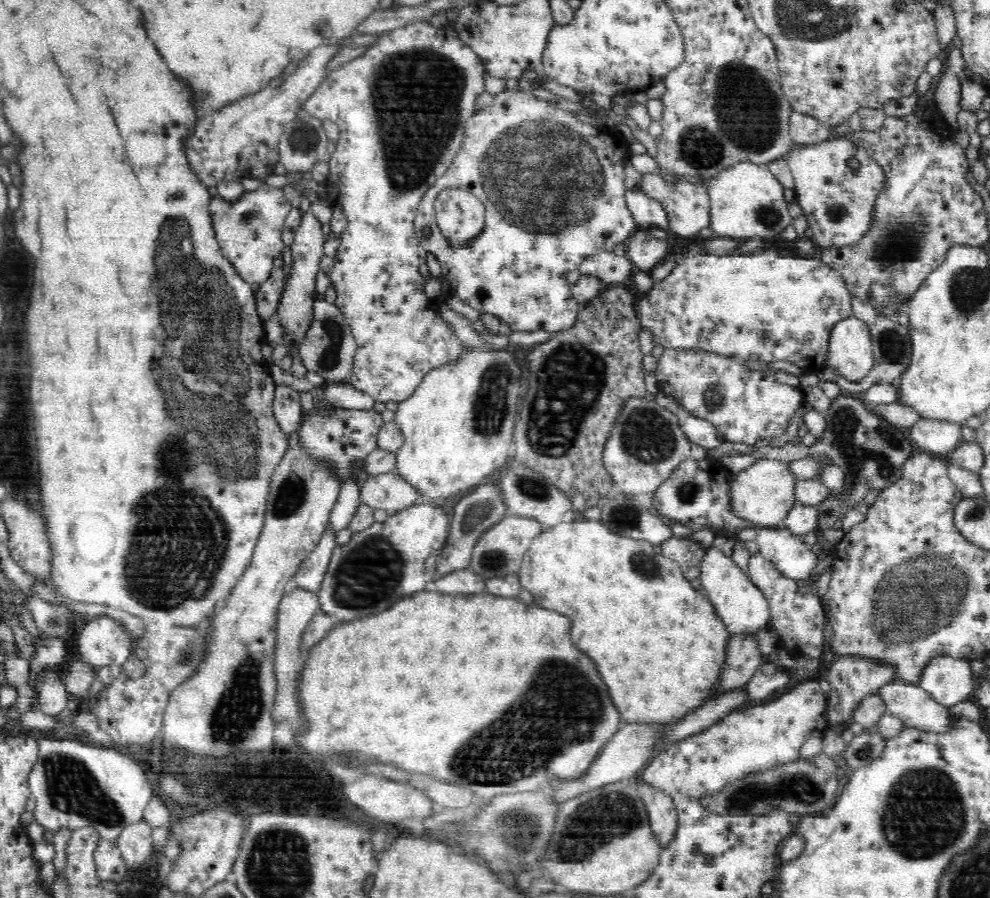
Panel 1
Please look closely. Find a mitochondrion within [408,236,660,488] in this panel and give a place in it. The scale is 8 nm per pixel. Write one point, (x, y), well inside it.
(560, 410)

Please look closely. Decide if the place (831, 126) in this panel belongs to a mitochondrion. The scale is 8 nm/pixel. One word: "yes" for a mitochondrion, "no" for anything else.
no

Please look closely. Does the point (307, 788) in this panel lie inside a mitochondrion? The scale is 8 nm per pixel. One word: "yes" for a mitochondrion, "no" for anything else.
no

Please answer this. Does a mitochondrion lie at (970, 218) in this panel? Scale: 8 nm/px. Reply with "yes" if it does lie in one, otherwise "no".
no

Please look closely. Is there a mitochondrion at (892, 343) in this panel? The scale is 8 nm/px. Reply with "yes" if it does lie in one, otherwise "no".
yes

